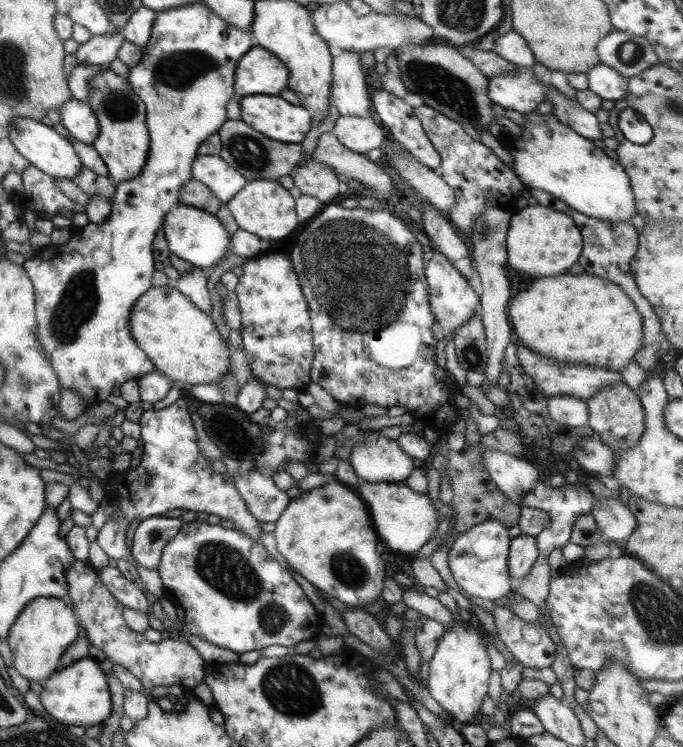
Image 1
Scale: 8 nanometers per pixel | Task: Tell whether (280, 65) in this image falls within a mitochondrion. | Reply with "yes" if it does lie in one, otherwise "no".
no

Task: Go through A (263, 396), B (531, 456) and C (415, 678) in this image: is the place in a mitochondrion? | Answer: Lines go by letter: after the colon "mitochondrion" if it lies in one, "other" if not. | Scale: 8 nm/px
A: other
B: other
C: other

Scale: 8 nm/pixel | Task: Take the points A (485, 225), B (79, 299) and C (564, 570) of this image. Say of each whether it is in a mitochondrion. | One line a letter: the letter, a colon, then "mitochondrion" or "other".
A: mitochondrion
B: mitochondrion
C: other

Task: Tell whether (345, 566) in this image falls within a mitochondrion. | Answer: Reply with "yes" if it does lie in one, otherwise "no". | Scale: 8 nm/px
yes

